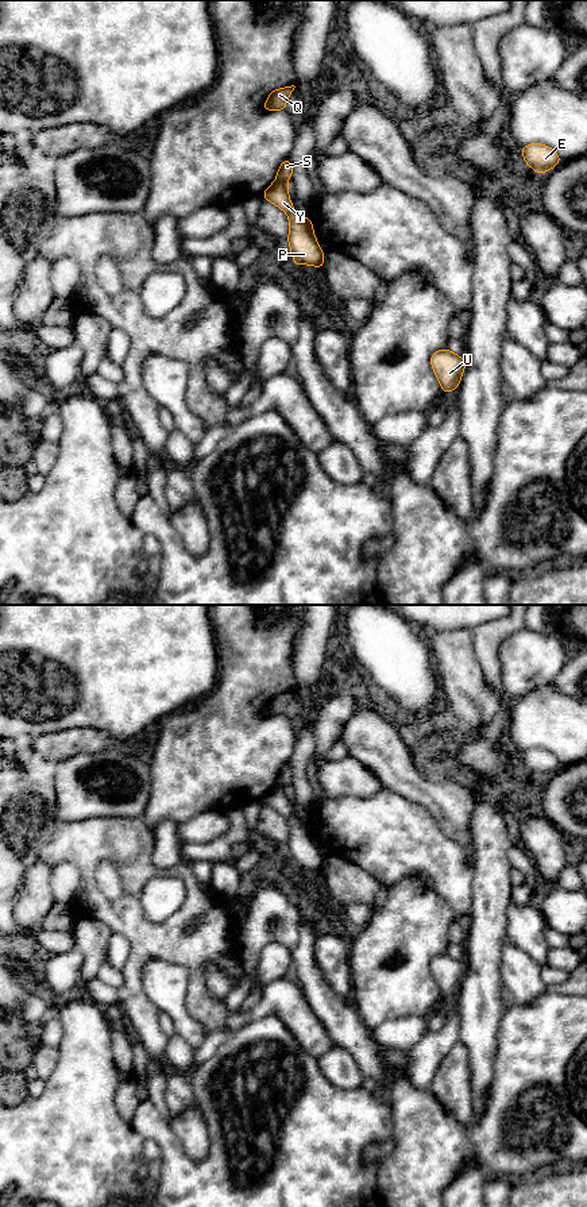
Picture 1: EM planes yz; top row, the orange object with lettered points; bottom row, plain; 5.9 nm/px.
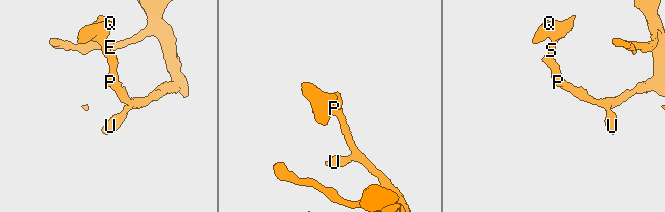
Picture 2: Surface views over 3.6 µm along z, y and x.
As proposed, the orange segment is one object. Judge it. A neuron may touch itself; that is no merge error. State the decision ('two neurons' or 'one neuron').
two neurons

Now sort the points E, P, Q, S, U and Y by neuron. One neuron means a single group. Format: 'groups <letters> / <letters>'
groups E P U Y / Q S

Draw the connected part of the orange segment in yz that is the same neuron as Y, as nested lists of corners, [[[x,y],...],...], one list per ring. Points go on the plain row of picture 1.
[[[275,784],[262,801],[287,820],[290,828],[287,847],[293,860],[293,869],[309,869],[323,874],[324,856],[314,841],[312,825],[293,814],[289,791]]]

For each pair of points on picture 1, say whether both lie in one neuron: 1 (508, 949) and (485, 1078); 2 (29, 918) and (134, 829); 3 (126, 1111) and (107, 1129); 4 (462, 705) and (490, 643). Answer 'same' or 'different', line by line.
1: different
2: different
3: different
4: different

